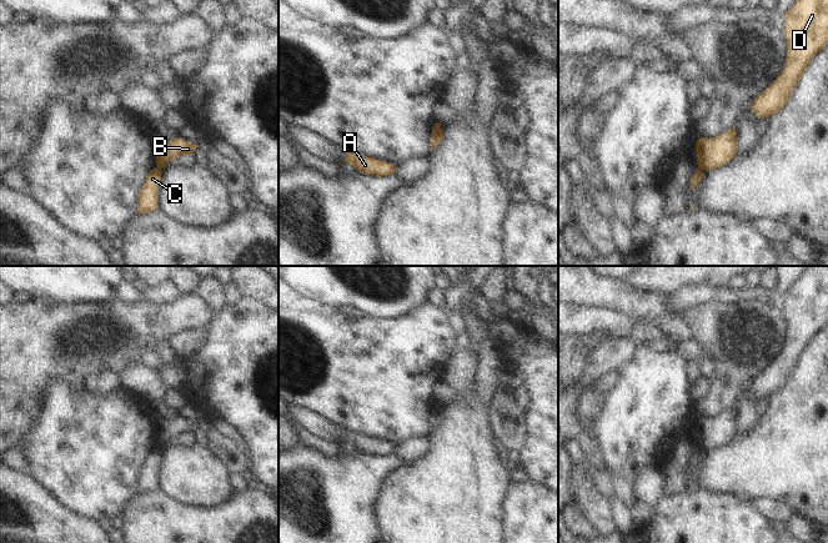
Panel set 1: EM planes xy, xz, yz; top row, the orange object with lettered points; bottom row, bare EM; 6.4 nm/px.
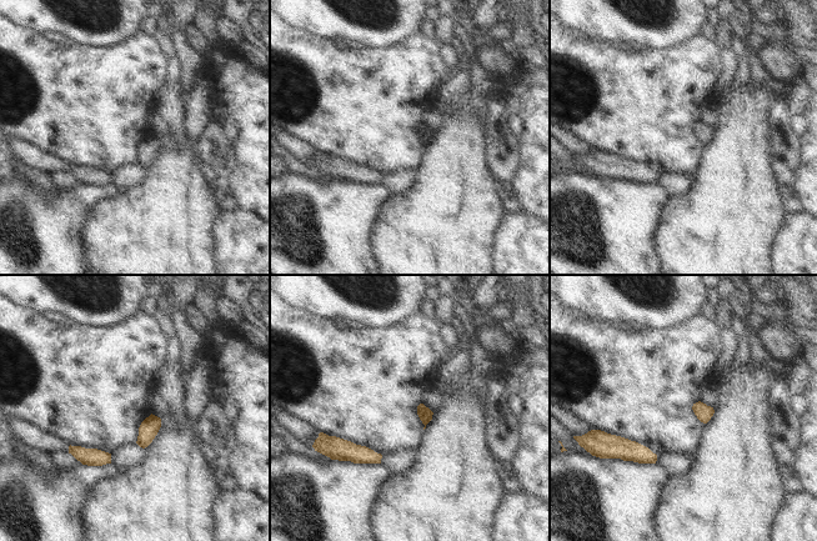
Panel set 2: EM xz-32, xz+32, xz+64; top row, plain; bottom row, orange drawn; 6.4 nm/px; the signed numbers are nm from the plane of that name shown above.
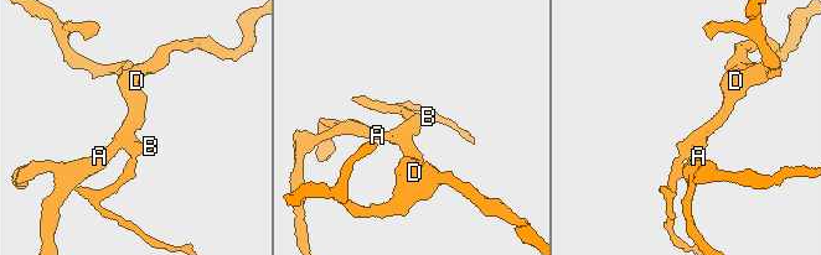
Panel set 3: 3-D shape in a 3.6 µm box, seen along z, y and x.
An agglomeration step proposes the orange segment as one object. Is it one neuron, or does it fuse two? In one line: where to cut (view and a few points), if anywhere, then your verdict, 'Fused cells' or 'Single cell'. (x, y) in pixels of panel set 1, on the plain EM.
Split along xy (157, 446), (160, 448). Fused cells.

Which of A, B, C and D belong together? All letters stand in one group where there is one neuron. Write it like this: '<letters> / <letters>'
A B D / C

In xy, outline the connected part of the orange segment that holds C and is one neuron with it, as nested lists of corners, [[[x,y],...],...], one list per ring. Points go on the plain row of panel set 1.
[[[155,447],[149,451],[145,462],[141,466],[137,479],[137,494],[152,492],[159,487],[157,473],[161,461],[161,448]]]

